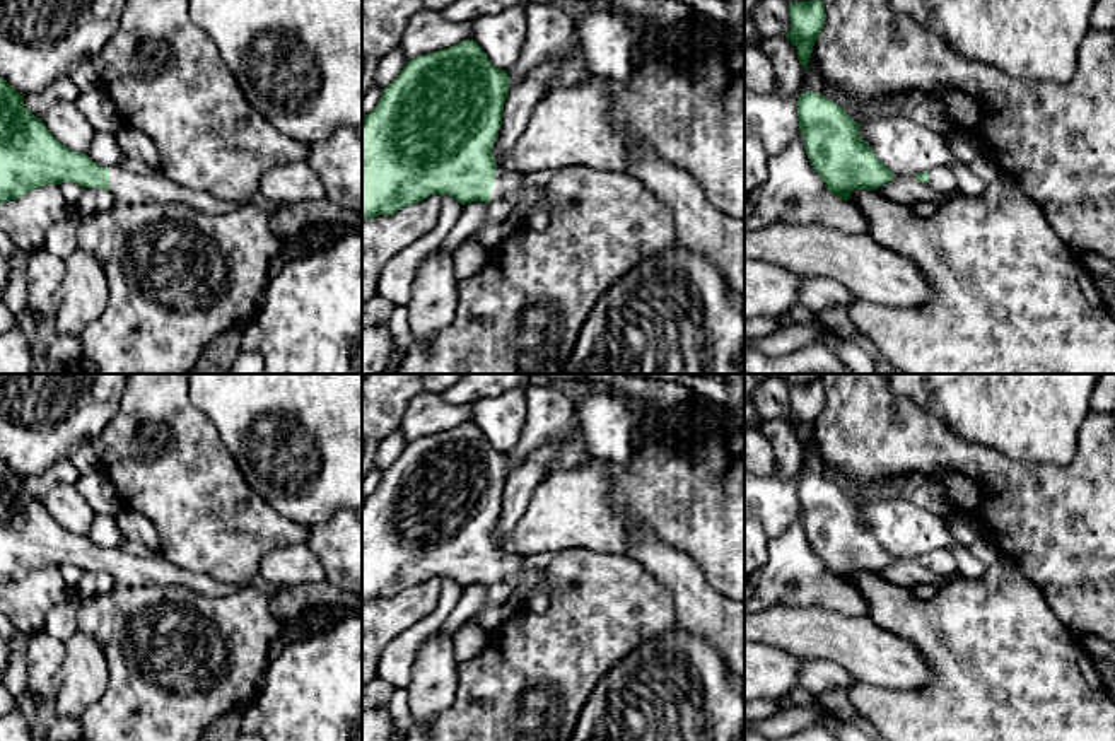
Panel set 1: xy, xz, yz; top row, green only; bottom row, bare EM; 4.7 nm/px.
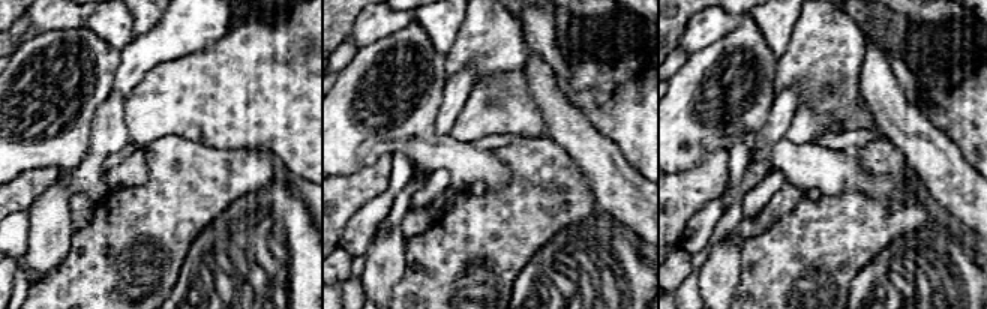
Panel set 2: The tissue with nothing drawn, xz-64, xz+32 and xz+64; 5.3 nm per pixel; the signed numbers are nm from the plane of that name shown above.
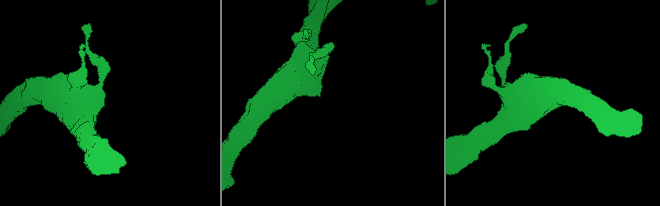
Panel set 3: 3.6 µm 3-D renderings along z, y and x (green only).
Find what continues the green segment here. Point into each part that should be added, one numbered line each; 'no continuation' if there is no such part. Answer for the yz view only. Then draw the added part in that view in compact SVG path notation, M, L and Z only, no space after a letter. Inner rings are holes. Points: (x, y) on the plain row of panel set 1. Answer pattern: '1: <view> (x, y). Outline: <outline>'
1: yz (943, 564). Outline: M939 548L929 553L929 565L932 569L931 579L941 581L944 577L958 575L958 563L948 548Z

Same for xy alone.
1: xy (128, 569). Outline: M121 548L109 550L109 577L118 581L121 587L174 584L210 598L227 596L239 589L212 575L181 569L164 557L138 557Z

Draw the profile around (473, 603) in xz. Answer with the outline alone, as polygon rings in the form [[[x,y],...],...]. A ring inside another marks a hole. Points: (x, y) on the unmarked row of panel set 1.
[[[471,584],[463,587],[463,594],[446,618],[442,630],[447,639],[452,639],[458,628],[470,618],[476,618],[485,630],[495,630],[511,615],[507,606],[492,606],[488,603],[488,586]]]

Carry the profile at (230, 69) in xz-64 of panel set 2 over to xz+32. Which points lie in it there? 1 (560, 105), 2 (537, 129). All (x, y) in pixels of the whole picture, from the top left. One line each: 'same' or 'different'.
1: different
2: same

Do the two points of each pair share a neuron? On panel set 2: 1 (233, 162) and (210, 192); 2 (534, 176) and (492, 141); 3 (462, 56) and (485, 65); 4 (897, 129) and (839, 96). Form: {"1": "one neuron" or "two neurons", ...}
{"1": "one neuron", "2": "two neurons", "3": "one neuron", "4": "two neurons"}

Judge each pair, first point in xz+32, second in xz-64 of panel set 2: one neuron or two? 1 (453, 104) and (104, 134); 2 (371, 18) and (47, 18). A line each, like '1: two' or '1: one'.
1: two
2: one

